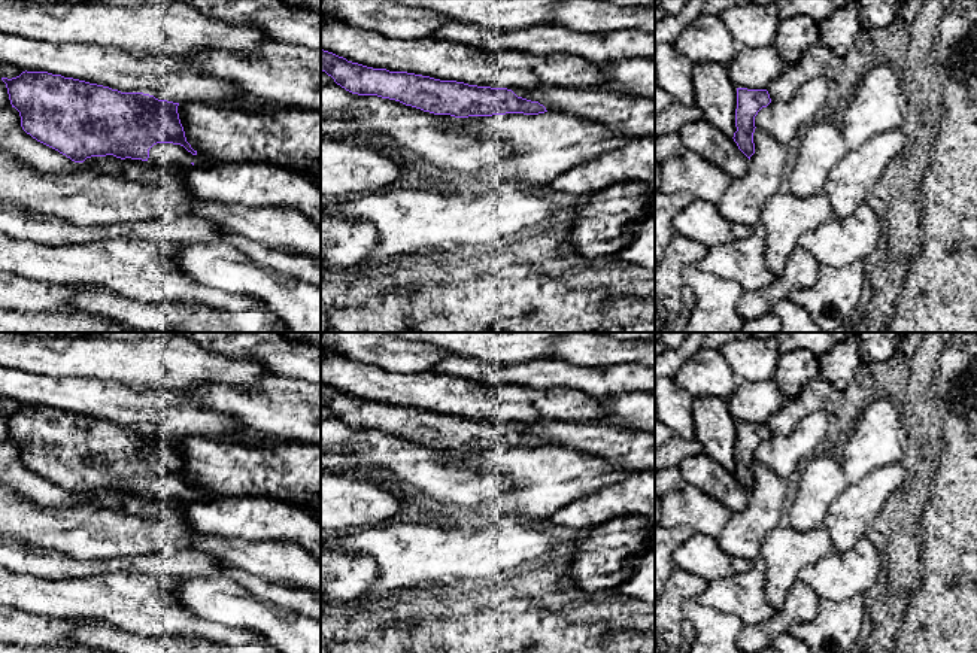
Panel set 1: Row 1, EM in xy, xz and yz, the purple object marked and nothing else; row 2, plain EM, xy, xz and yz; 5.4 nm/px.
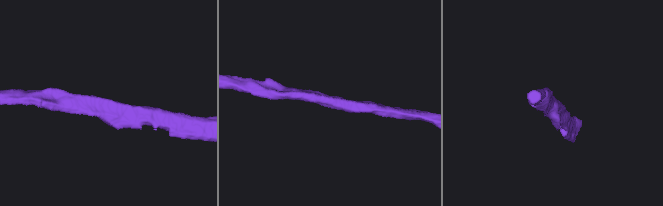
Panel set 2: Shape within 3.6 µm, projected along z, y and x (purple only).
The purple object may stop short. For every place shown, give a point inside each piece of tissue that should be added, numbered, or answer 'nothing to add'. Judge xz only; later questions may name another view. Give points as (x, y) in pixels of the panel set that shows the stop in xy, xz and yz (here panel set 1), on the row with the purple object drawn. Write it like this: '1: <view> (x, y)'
nothing to add

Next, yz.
nothing to add

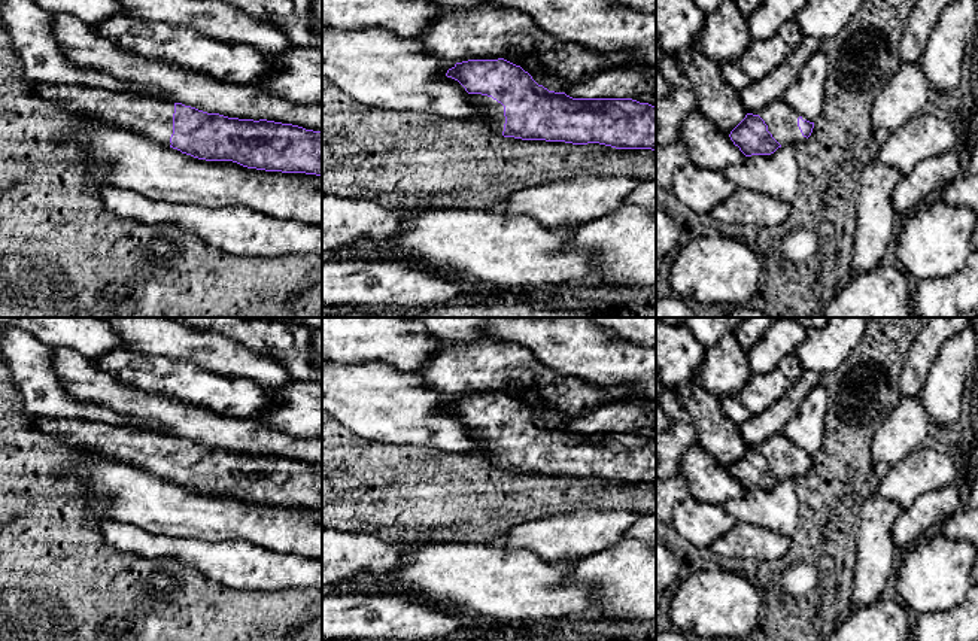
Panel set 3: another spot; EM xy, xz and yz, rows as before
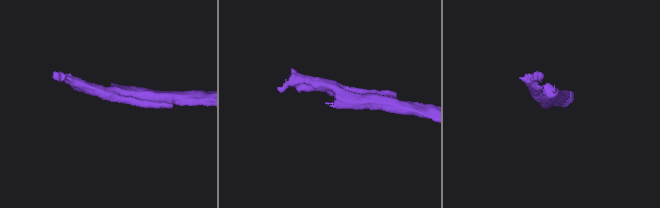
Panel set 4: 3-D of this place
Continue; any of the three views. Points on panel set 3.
1: xz (494, 112)

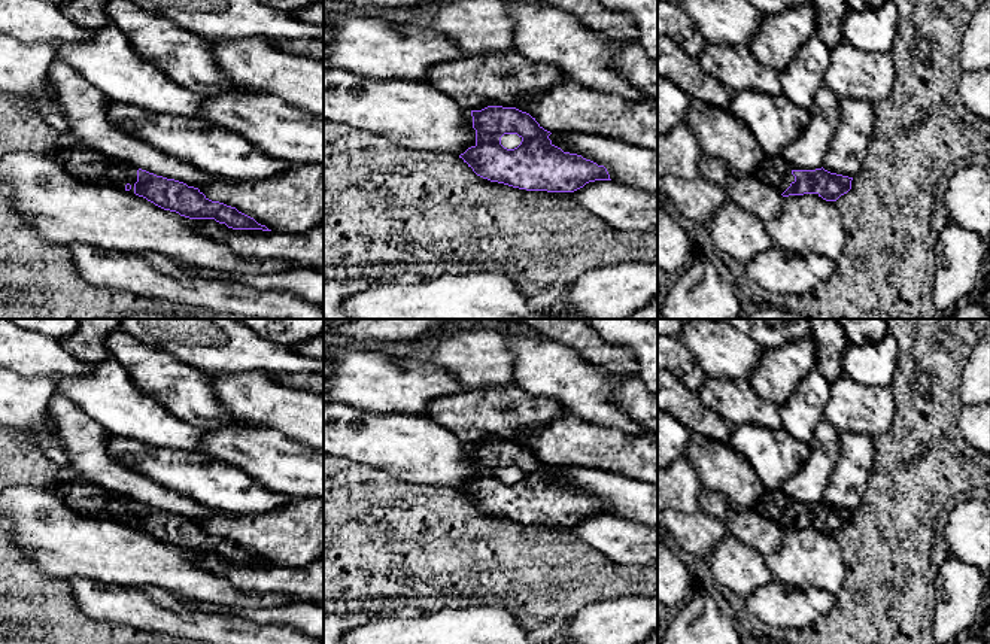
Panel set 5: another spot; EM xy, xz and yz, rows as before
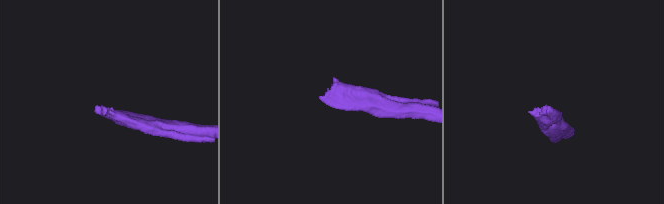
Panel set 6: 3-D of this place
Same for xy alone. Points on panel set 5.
1: xy (94, 166)

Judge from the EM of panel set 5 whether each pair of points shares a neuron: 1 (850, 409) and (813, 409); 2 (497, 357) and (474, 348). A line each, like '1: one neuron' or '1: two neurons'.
1: two neurons
2: one neuron

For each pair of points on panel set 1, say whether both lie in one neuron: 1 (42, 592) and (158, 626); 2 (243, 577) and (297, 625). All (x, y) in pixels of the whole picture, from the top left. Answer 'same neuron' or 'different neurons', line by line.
1: same neuron
2: different neurons

